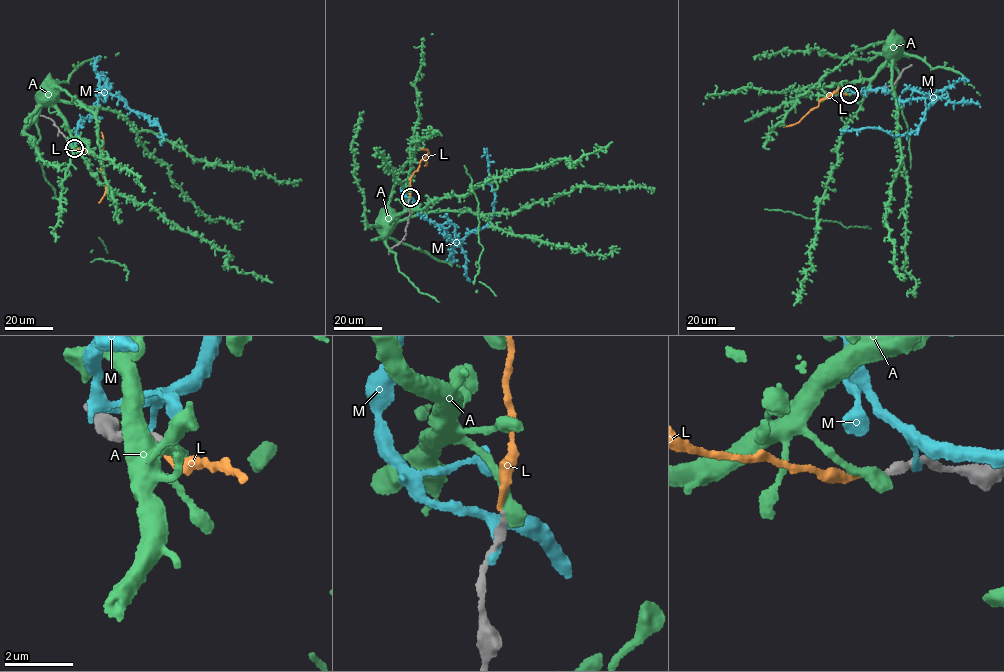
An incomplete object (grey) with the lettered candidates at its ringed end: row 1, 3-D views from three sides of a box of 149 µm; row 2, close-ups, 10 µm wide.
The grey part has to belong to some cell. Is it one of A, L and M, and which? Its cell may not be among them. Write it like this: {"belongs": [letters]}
{"belongs": ["L"]}

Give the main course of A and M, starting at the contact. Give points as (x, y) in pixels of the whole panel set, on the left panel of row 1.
A: (74, 148), (62, 115), (48, 97)
M: (72, 147), (79, 122), (95, 115), (104, 89), (152, 123), (156, 121), (164, 139), (161, 145)

